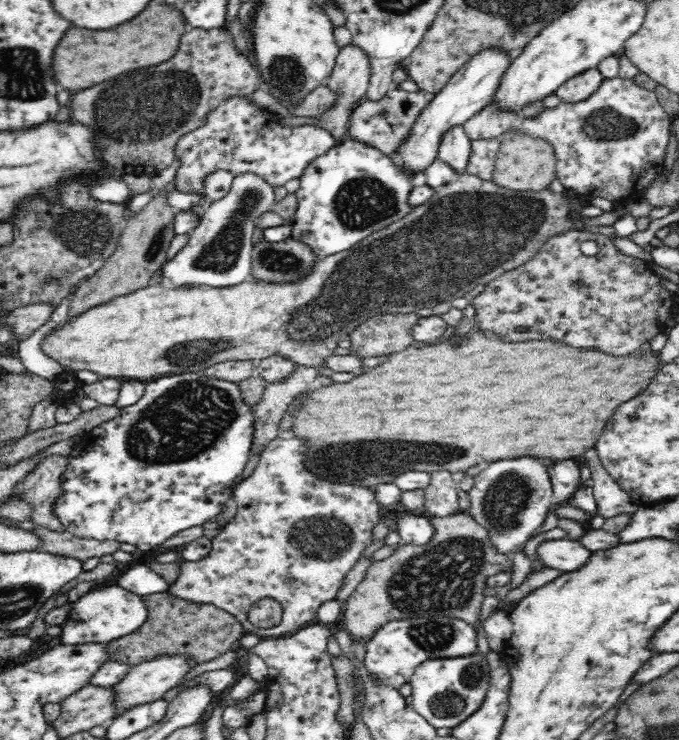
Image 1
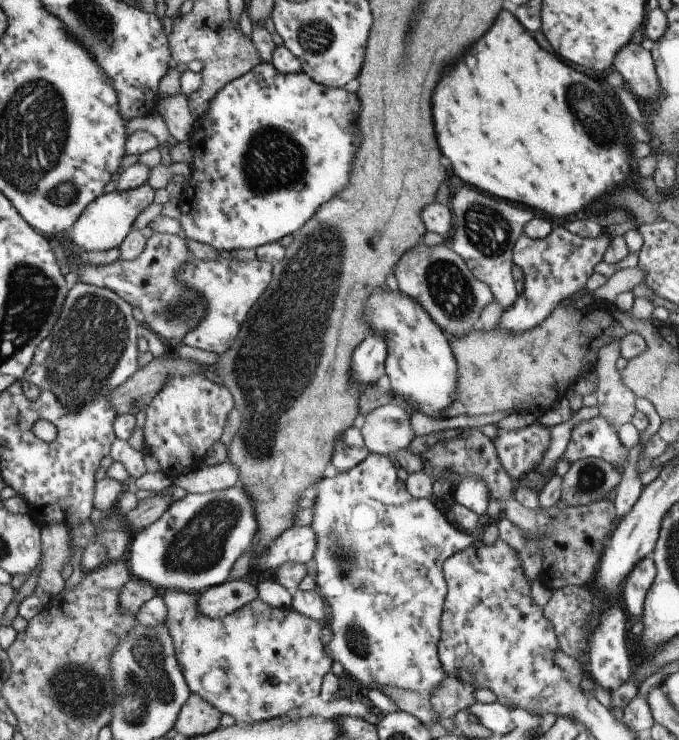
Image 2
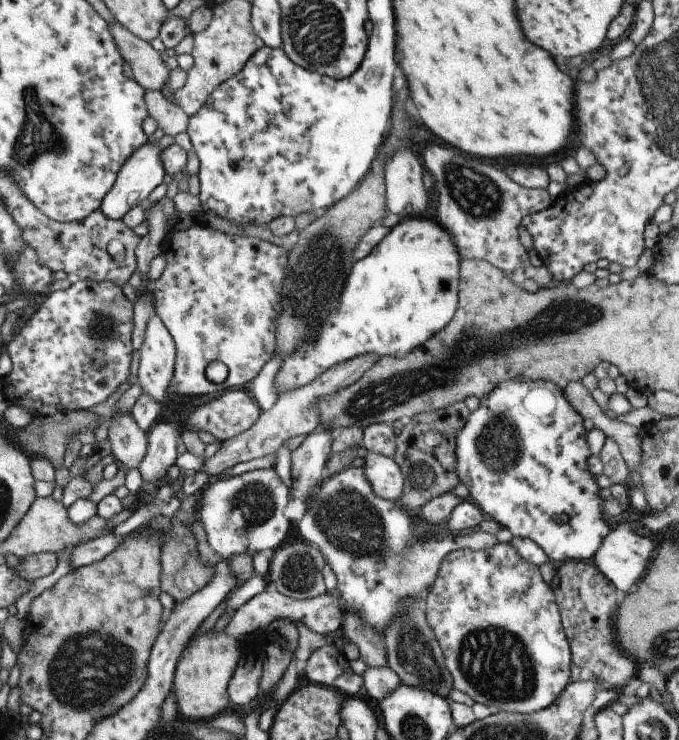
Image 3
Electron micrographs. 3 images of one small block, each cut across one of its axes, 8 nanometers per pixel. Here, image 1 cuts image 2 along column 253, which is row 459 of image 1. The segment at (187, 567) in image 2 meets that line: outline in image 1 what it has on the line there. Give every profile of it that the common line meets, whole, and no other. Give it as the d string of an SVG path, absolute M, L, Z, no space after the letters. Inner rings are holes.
M530 457L517 460L500 460L486 464L486 470L474 478L474 486L469 491L470 508L466 514L474 520L474 523L484 528L484 531L488 533L488 540L498 554L506 554L511 557L513 553L522 548L525 542L536 534L536 529L542 528L550 507L555 502L552 483L548 477L548 467L544 467L537 460Z

